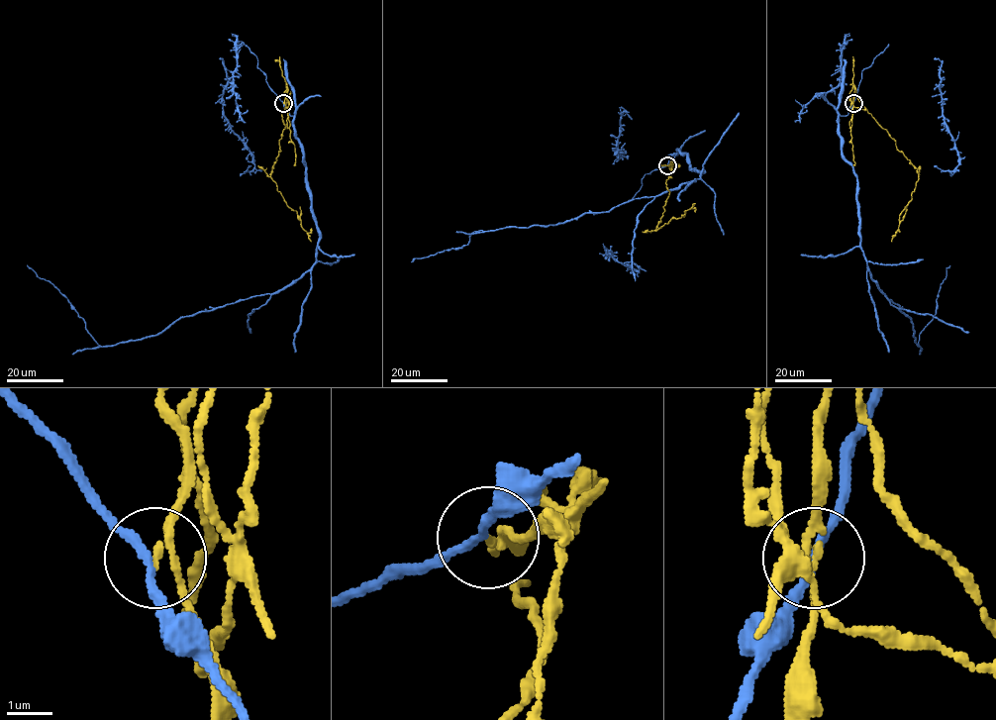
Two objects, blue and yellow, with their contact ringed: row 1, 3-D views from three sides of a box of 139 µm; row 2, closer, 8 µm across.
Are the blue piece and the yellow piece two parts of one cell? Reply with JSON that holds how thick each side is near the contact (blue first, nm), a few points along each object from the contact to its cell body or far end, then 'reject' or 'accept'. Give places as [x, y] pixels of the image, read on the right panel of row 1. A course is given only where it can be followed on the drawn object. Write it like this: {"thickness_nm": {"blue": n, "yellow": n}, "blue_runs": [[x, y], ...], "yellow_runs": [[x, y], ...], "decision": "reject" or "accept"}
{"thickness_nm": {"blue": 180, "yellow": 150}, "blue_runs": [[853, 103], [839, 116], [839, 136], [856, 178], [860, 249], [870, 277], [913, 323], [919, 346], [949, 265]], "yellow_runs": [[853, 103], [853, 107], [869, 113], [885, 129], [918, 175], [912, 199], [891, 241]], "decision": "reject"}

